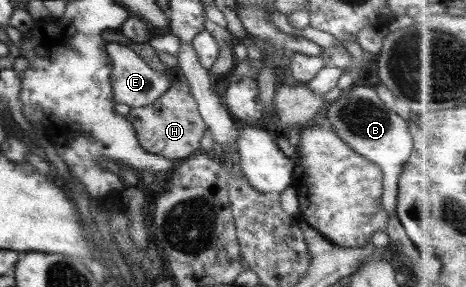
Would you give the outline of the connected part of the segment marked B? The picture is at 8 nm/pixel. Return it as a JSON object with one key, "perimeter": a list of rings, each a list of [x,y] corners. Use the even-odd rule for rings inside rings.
{"perimeter":[[[350,86],[340,91],[336,100],[323,110],[326,121],[343,144],[346,144],[356,155],[381,169],[383,202],[390,205],[396,200],[396,188],[403,164],[411,156],[412,138],[405,121],[397,117],[397,112],[387,107],[373,91],[373,87]]]}

